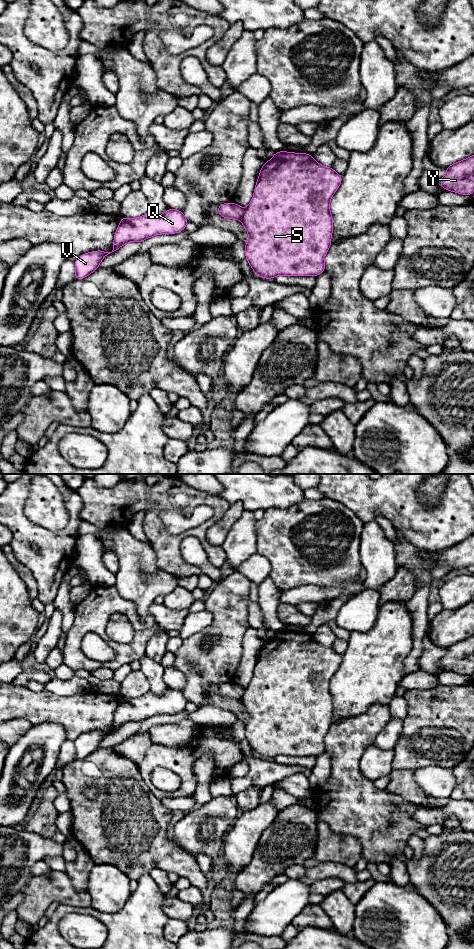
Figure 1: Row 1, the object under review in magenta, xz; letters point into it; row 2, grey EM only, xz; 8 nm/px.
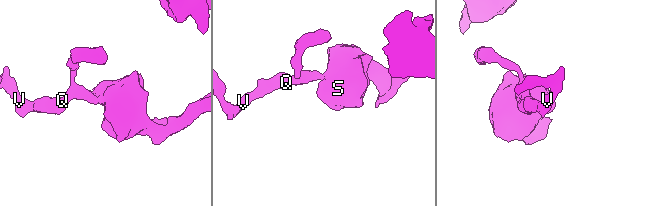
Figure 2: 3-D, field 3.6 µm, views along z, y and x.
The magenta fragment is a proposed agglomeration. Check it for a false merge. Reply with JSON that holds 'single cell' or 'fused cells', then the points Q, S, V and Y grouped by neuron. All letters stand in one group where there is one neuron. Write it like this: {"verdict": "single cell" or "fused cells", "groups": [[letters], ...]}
{"verdict": "fused cells", "groups": [["Q", "V"], ["S", "Y"]]}

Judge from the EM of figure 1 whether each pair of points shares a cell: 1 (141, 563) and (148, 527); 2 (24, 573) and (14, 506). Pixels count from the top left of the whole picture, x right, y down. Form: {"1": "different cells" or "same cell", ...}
{"1": "different cells", "2": "different cells"}

